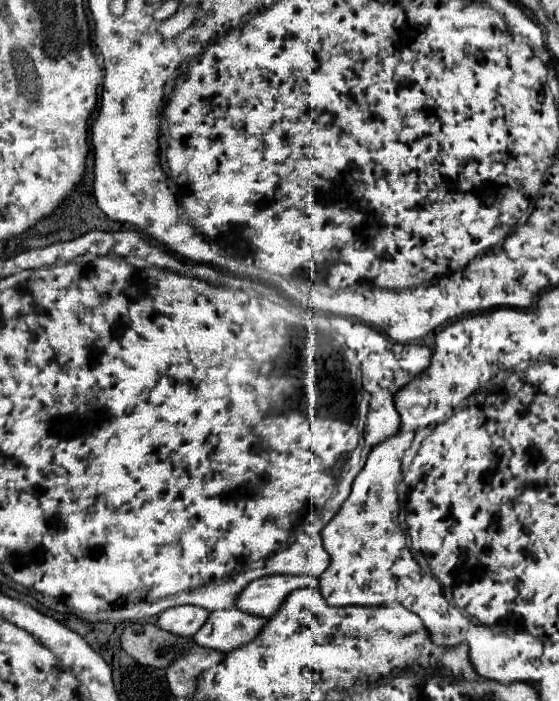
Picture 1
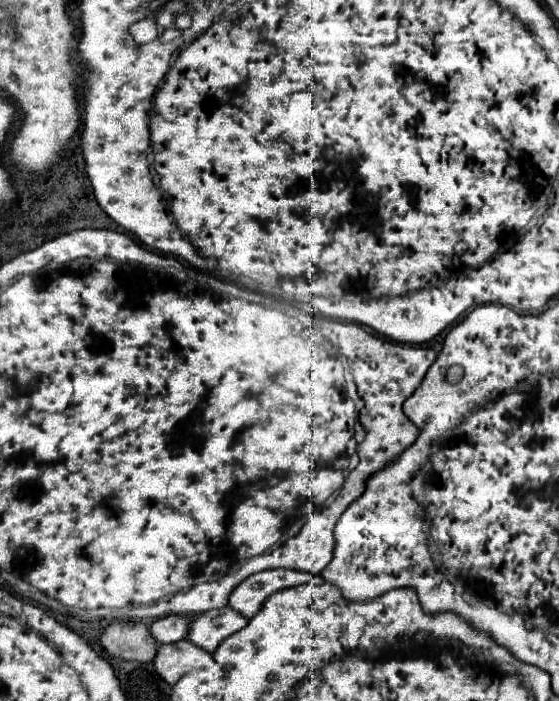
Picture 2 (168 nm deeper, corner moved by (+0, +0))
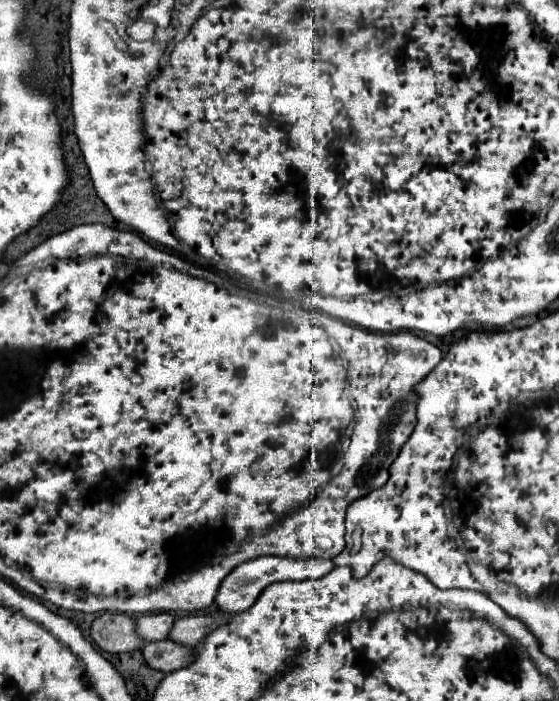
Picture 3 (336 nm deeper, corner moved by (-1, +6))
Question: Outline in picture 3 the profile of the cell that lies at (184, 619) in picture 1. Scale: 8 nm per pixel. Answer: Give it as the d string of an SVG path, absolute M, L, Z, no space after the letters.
M162 612L162 614L146 614L136 620L136 634L144 642L158 642L166 640L170 634L170 626L174 624L174 616Z

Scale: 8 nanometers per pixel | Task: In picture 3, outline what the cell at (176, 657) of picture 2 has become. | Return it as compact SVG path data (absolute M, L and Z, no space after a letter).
M160 640L144 644L142 656L146 664L160 672L174 672L188 666L194 660L194 652L172 640Z

